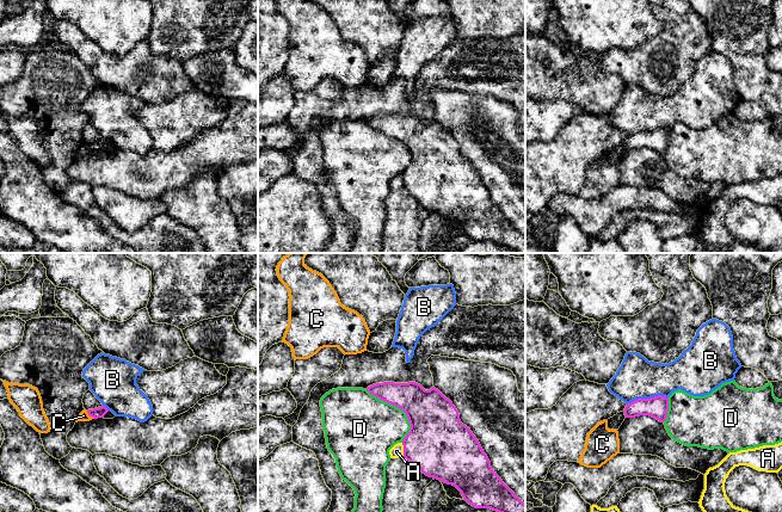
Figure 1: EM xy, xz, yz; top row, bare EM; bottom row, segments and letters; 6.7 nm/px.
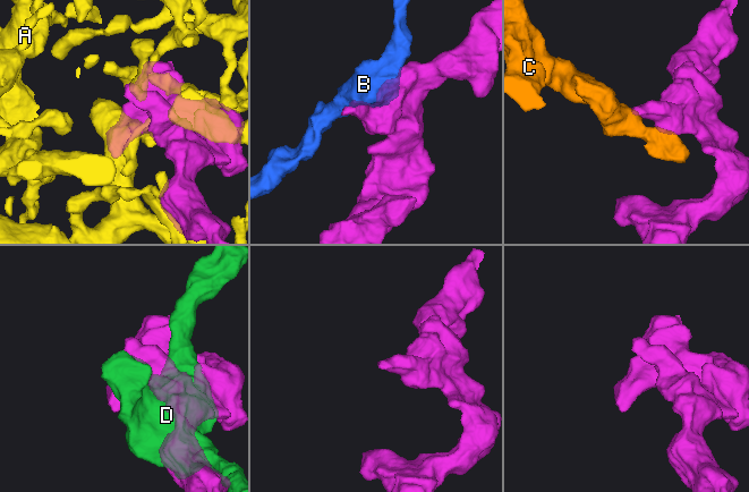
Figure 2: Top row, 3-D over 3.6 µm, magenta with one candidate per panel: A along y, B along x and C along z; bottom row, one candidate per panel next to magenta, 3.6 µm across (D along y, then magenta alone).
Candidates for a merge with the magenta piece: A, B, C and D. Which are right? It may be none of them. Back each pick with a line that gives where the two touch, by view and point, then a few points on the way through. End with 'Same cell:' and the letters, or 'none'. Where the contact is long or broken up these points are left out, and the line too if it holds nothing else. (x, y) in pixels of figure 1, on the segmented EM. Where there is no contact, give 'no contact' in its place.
Same cell: none

